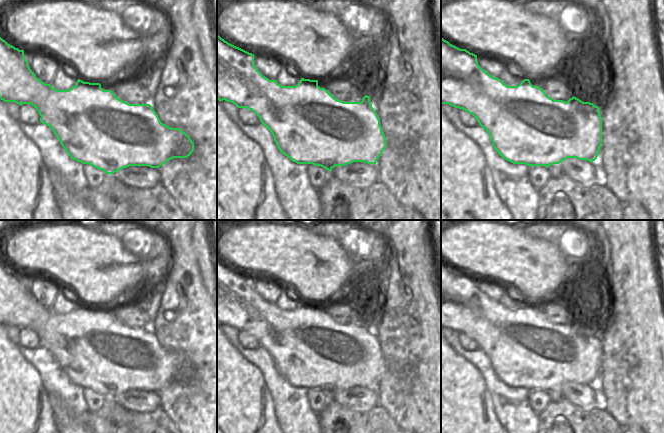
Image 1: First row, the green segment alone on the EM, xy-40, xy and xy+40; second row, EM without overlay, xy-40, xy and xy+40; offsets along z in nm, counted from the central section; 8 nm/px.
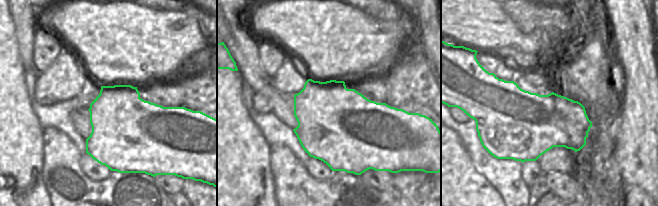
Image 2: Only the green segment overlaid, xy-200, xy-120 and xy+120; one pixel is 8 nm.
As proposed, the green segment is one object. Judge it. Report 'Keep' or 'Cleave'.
Cleave.

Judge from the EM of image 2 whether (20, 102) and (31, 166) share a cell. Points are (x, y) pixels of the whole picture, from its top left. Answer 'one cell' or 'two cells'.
one cell

